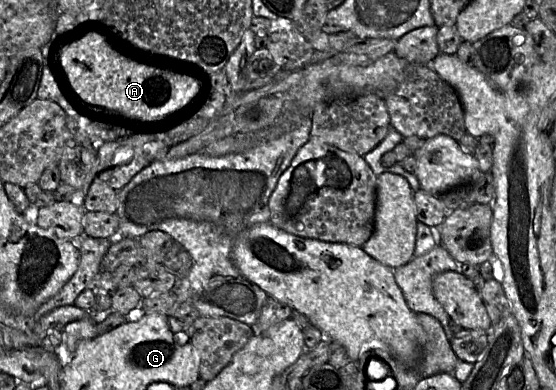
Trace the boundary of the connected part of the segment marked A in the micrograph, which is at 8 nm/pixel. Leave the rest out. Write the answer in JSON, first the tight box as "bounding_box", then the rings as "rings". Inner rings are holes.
{"bounding_box":[59,32,198,119],"rings":[[[95,32],[63,46],[59,52],[59,61],[75,96],[94,108],[125,119],[159,119],[187,106],[198,96],[198,82],[194,78],[129,60],[113,50]]]}

